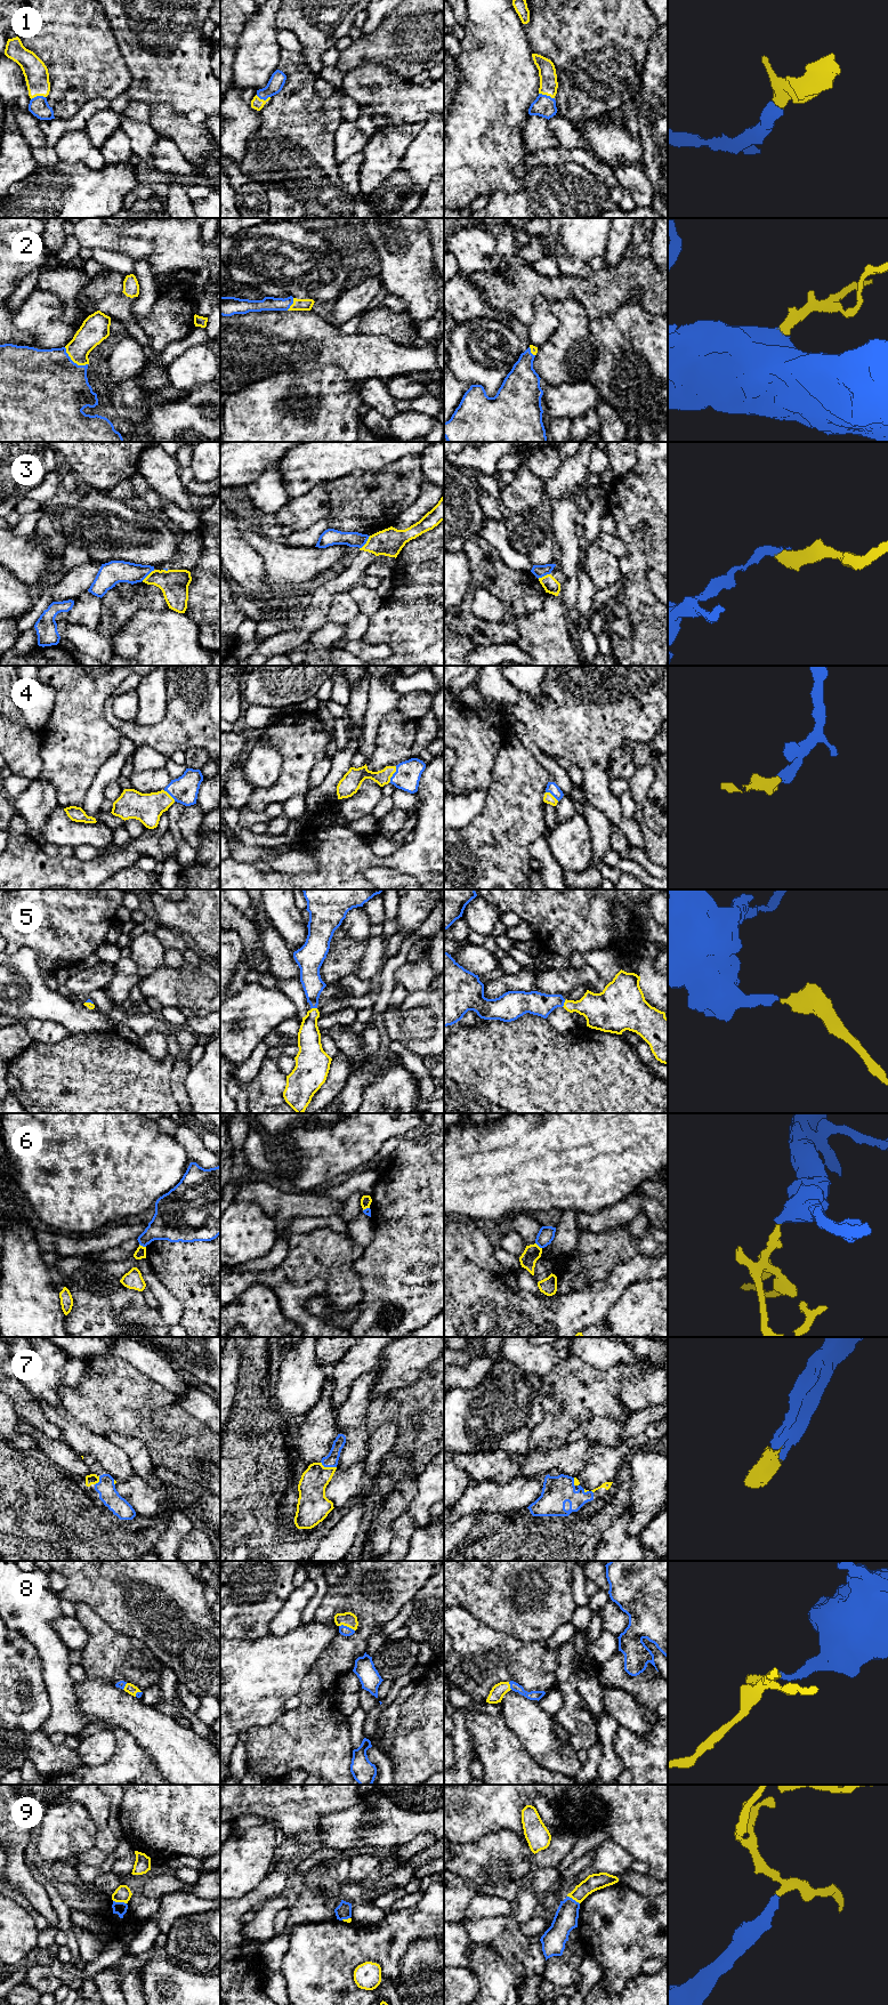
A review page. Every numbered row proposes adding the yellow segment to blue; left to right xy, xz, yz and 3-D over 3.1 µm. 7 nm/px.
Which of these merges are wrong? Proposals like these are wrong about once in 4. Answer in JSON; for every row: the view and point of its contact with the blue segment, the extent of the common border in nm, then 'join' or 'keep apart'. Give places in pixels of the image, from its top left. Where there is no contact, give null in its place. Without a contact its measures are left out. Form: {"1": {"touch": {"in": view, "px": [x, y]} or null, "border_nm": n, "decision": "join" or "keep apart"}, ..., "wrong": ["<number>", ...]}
{"1": {"touch": {"in": "yz", "px": [546, 95]}, "border_nm": 120, "decision": "join"}, "2": {"touch": {"in": "xy", "px": [72, 361]}, "border_nm": 200, "decision": "join"}, "3": {"touch": {"in": "xz", "px": [365, 542]}, "border_nm": 120, "decision": "keep apart"}, "4": {"touch": {"in": "xz", "px": [393, 774]}, "border_nm": 130, "decision": "join"}, "5": {"touch": {"in": "yz", "px": [563, 1004]}, "border_nm": 50, "decision": "join"}, "6": {"touch": {"in": "xy", "px": [143, 1246]}, "border_nm": 50, "decision": "keep apart"}, "7": {"touch": {"in": "xz", "px": [328, 1466]}, "border_nm": 120, "decision": "join"}, "8": {"touch": {"in": "xz", "px": [346, 1626]}, "border_nm": 120, "decision": "join"}, "9": {"touch": {"in": "xy", "px": [120, 1902]}, "border_nm": 100, "decision": "keep apart"}, "wrong": ["3", "6", "9"]}

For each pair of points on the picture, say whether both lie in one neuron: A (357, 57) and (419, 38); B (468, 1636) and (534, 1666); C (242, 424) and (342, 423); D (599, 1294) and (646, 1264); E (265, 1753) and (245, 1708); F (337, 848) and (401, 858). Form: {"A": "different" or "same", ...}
{"A": "same", "B": "same", "C": "same", "D": "same", "E": "different", "F": "same"}

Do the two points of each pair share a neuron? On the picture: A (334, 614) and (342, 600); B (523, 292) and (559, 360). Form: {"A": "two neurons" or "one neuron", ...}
{"A": "one neuron", "B": "two neurons"}

